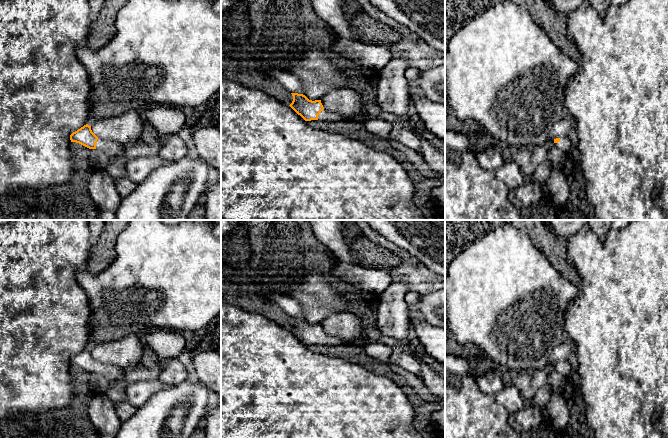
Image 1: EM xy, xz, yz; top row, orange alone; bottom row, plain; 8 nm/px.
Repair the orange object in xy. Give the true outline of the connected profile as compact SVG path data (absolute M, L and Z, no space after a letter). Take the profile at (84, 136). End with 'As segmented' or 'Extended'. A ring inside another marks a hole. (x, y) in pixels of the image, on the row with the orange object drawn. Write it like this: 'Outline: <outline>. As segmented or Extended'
Outline: M88 124L73 132L70 140L105 154L108 158L107 172L114 181L127 178L126 162L123 160L125 145L98 138Z. Extended

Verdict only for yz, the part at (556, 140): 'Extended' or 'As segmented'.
Extended

